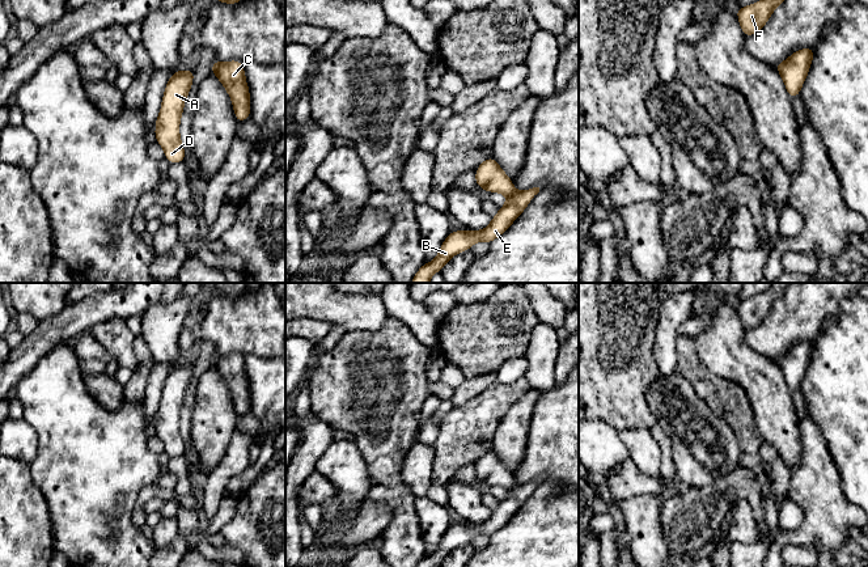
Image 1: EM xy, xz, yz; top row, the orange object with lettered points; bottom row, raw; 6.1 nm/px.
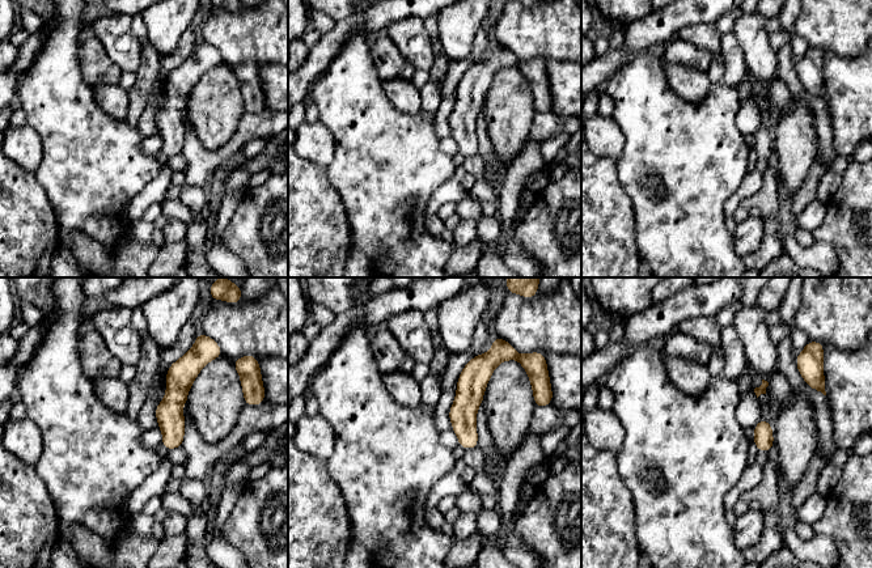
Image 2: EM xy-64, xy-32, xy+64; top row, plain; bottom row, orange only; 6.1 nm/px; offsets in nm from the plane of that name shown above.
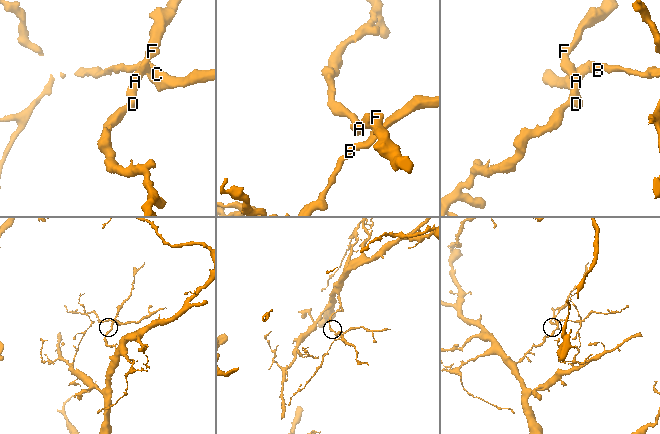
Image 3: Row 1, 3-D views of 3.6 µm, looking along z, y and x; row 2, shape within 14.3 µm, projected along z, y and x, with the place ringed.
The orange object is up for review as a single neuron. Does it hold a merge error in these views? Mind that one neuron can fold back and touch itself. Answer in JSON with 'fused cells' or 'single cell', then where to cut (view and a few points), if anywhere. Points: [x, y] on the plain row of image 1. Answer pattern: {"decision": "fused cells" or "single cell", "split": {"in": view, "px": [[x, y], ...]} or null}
{"decision": "fused cells", "split": {"in": "xz", "px": [[515, 483], [508, 490]]}}

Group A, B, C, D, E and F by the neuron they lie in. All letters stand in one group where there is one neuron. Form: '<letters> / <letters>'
A D F / B C E

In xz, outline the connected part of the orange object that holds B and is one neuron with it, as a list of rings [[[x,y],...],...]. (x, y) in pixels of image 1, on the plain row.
[[[539,481],[515,485],[508,490],[507,496],[499,503],[492,511],[490,519],[483,524],[450,525],[440,540],[437,550],[431,557],[424,557],[416,567],[435,567],[441,564],[453,549],[470,543],[475,536],[492,536],[512,519],[538,486]]]

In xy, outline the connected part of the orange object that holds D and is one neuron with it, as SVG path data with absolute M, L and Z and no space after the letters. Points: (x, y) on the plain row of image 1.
M181 361L172 367L156 412L156 435L164 441L165 452L170 457L186 454L185 441L179 430L179 415L194 369L195 363L186 364Z

